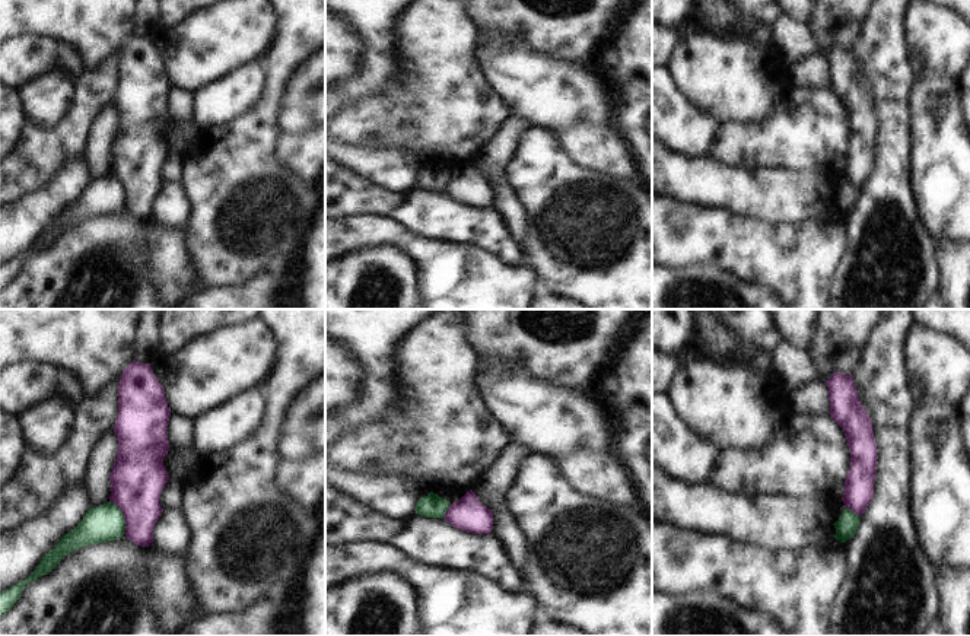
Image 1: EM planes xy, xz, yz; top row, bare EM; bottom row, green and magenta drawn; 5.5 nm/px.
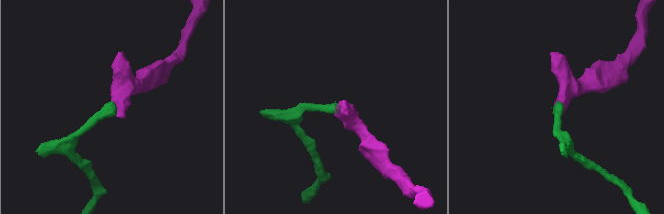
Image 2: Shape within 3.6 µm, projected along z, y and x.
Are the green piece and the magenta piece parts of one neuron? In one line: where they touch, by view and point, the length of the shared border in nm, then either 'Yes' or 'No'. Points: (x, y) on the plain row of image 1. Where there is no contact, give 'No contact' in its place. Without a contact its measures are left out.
Touches green at xy (123, 190). Shared border 200 nm. No.

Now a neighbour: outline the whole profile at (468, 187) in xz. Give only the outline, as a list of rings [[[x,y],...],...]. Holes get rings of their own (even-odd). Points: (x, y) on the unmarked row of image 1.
[[[473,163],[451,177],[443,193],[473,207],[490,207],[493,201],[493,185],[478,174]]]

